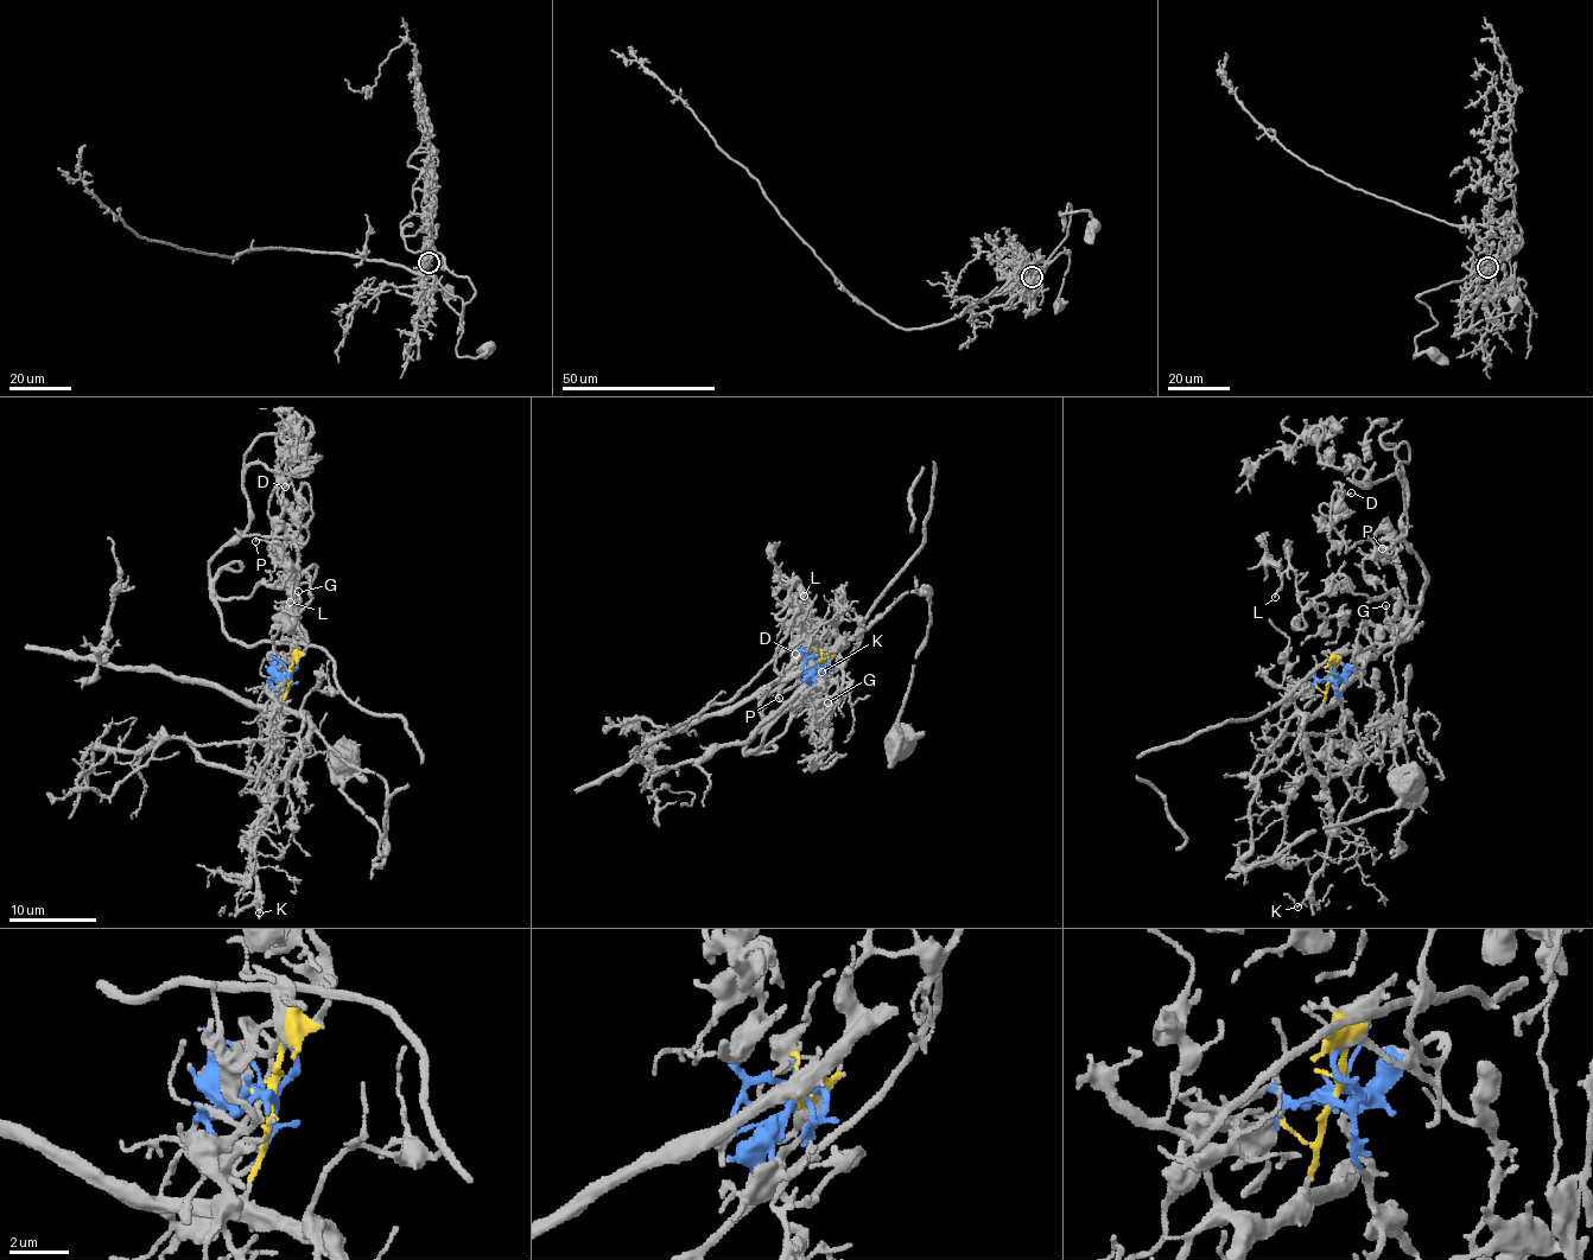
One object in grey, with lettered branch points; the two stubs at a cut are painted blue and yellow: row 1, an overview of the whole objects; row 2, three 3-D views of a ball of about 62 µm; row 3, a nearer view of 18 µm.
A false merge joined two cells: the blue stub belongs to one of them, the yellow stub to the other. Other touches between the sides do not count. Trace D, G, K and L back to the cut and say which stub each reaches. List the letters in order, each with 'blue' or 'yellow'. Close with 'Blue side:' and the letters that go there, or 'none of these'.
D: blue
G: blue
K: yellow
L: blue
Blue side: D, G, L

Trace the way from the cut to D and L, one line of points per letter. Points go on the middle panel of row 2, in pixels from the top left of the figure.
D: (820, 662), (818, 691), (839, 679), (746, 755), (765, 694), (806, 662), (807, 635), (794, 654)
L: (820, 662), (811, 681), (825, 693), (837, 660), (829, 631), (806, 649), (805, 594)

